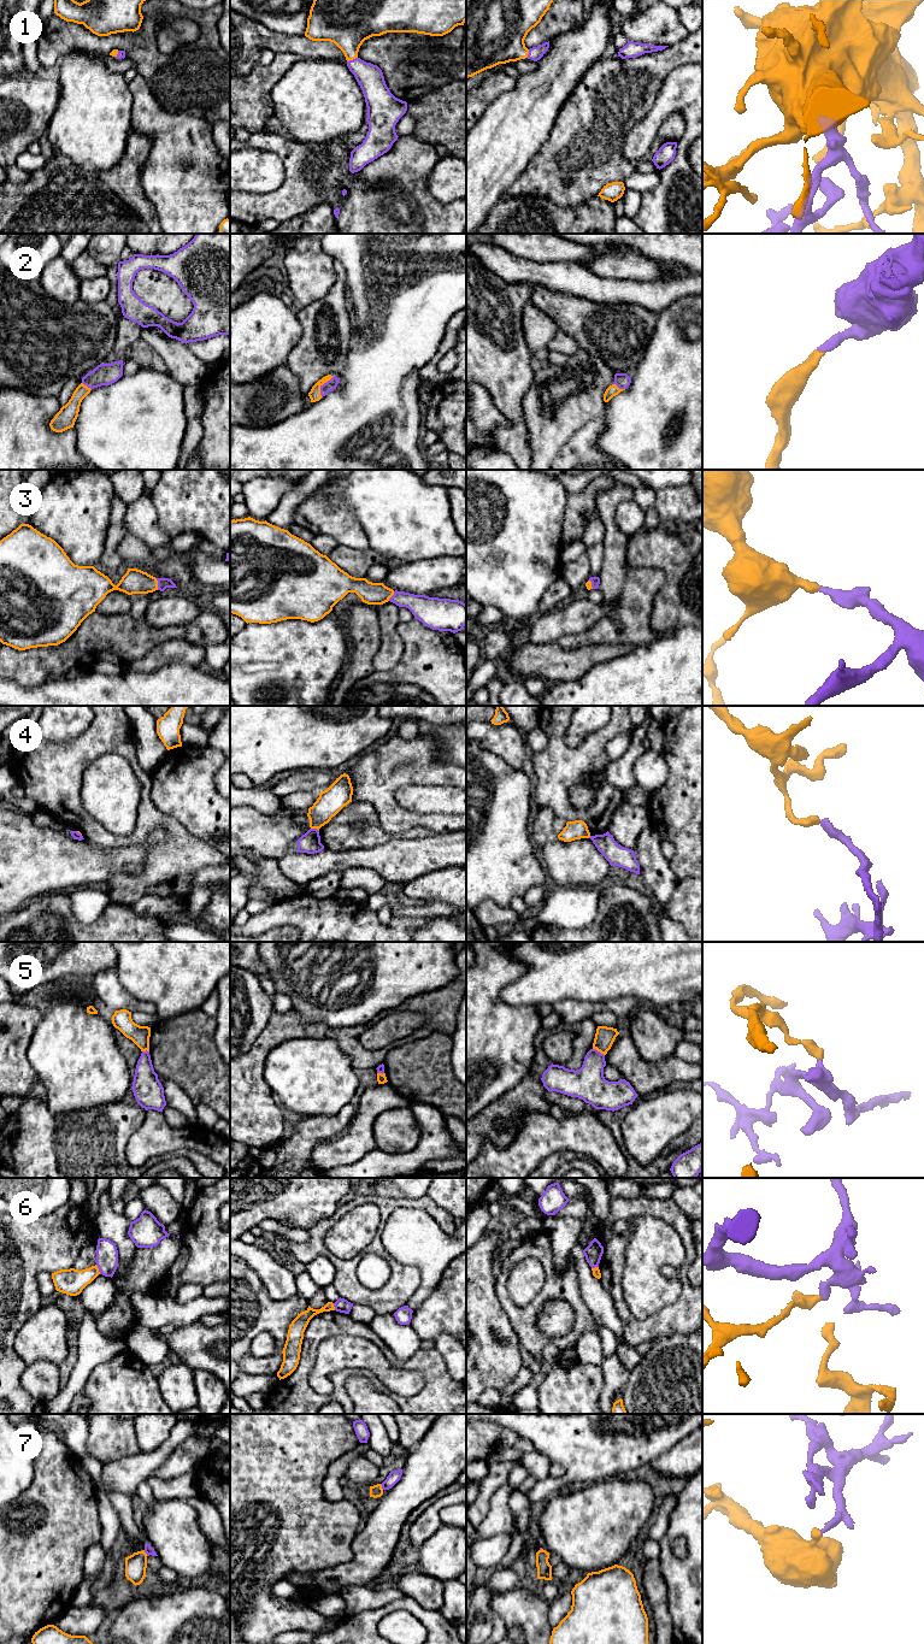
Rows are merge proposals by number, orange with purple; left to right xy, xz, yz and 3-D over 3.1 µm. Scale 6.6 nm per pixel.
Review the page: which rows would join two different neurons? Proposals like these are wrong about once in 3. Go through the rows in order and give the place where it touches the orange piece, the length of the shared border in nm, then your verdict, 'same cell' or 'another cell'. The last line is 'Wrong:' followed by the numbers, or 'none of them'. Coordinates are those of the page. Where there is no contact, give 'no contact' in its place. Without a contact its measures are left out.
1: xz (352, 59) | 80 nm | same cell
2: xz (322, 384) | 170 nm | same cell
3: xy (157, 584) | 80 nm | same cell
4: xz (315, 828) | 60 nm | another cell
5: yz (599, 1050) | 90 nm | another cell
6: xy (98, 1270) | 70 nm | another cell
7: xy (145, 1553) | 50 nm | another cell
Wrong: 4, 5, 6, 7

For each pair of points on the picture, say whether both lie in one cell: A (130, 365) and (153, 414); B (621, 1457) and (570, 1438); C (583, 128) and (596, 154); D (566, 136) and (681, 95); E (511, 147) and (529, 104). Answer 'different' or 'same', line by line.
A: different
B: same
C: same
D: different
E: same

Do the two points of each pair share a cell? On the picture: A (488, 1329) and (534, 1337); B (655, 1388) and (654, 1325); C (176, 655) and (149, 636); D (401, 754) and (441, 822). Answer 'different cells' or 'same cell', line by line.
A: different cells
B: different cells
C: different cells
D: same cell

